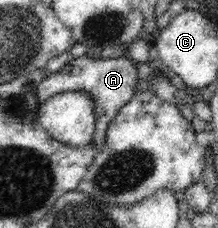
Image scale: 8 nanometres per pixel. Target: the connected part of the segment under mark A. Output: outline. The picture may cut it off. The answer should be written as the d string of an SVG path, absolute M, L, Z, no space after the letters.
M83 55L79 58L73 58L65 66L57 72L47 73L45 78L37 86L35 99L38 104L42 104L44 100L48 100L50 96L60 94L61 92L84 91L94 99L94 115L96 115L96 132L94 147L96 151L100 151L106 141L106 130L110 123L116 118L118 110L122 108L130 99L131 96L138 92L136 85L138 83L138 73L136 73L136 64L128 60L128 57L114 58L91 58Z

